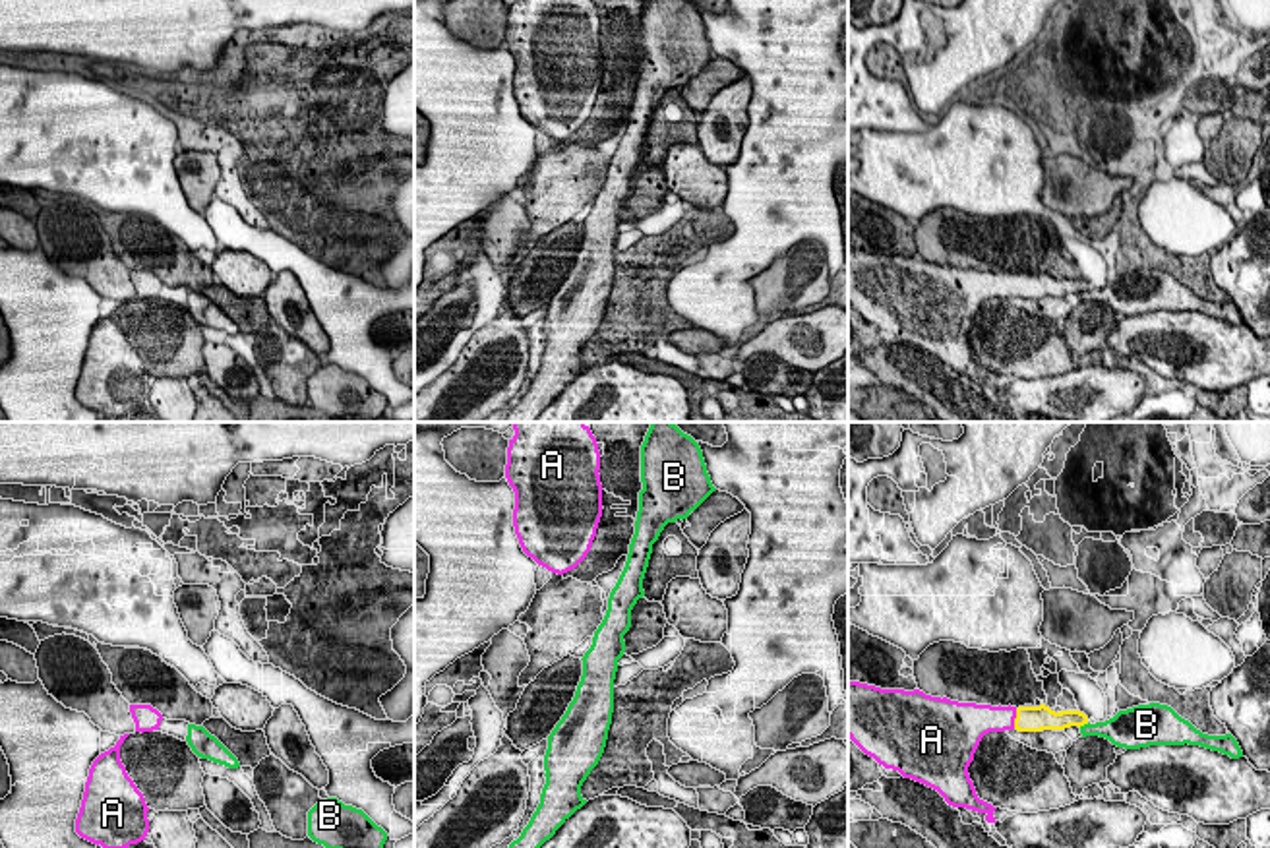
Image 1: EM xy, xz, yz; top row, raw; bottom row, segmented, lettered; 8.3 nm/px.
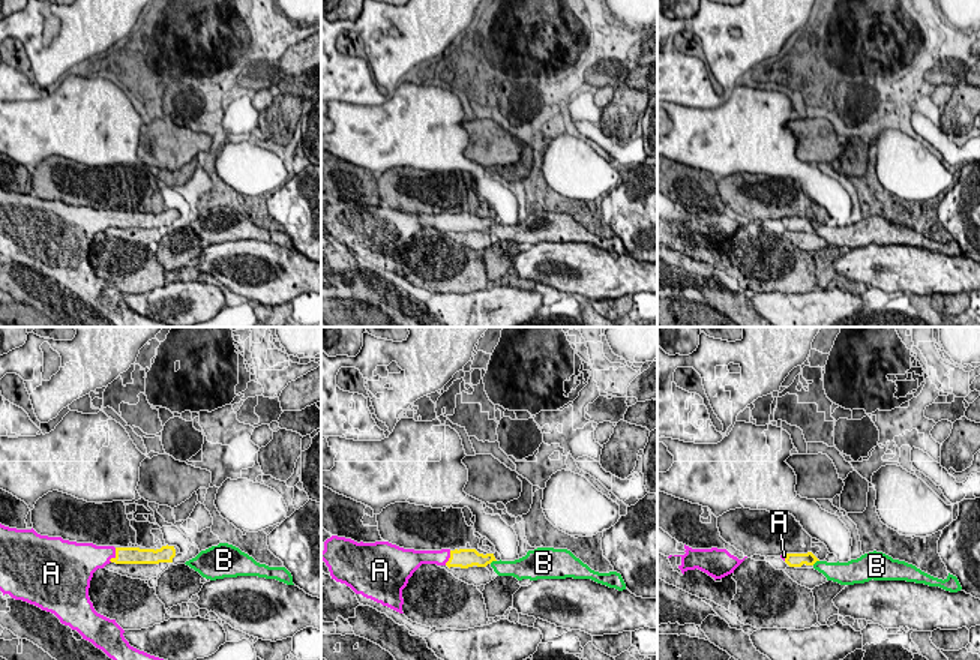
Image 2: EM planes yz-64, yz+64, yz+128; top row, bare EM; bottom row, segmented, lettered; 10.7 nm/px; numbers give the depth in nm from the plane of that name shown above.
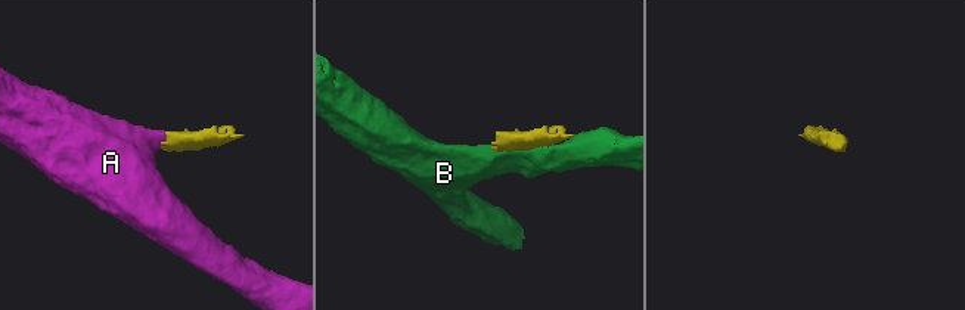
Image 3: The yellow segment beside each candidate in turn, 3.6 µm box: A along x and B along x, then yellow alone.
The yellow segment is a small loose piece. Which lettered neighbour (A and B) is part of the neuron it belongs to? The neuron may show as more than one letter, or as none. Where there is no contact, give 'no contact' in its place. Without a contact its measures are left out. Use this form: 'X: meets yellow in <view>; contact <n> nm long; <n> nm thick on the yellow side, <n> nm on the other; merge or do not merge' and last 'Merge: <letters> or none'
A: meets yellow in yz; contact 180 nm long; 220 nm thick on the yellow side, 240 nm on the other; merge
B: meets yellow in yz; contact 100 nm long; 160 nm thick on the yellow side, 170 nm on the other; do not merge
Merge: A

